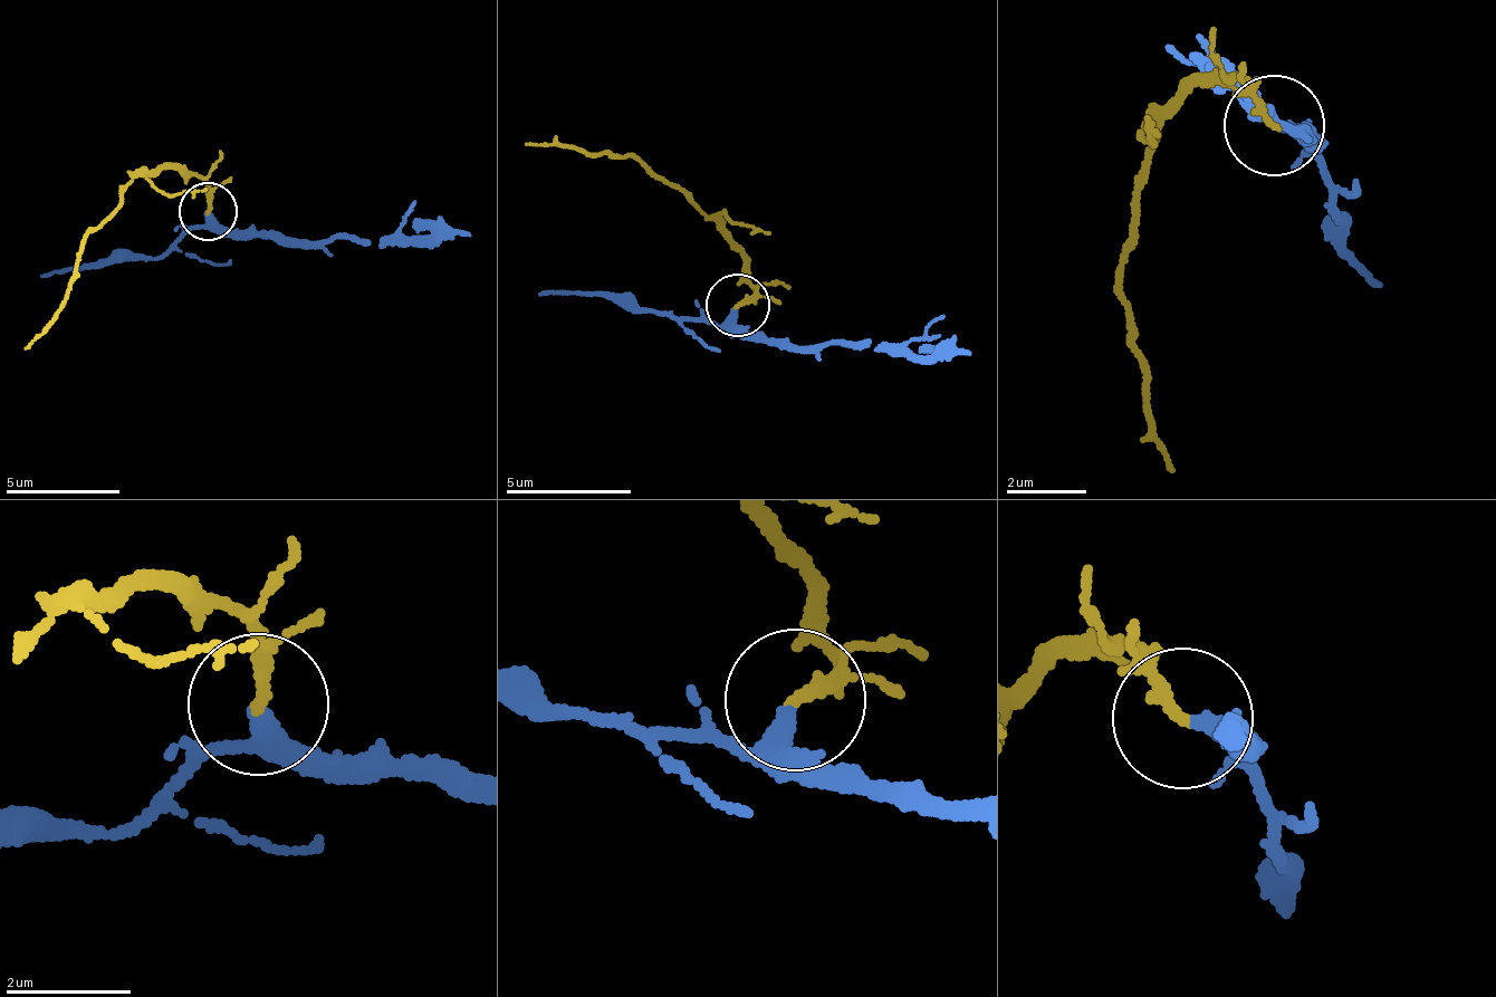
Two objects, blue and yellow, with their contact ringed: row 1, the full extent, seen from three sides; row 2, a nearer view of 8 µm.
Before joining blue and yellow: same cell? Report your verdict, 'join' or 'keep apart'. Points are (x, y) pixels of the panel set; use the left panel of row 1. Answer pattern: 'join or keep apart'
join

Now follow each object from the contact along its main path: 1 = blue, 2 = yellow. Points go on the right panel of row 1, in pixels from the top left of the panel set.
1: (1275, 126), (1306, 140), (1294, 125), (1304, 138), (1260, 116), (1209, 72)
2: (1275, 126), (1248, 80), (1189, 80), (1147, 154), (1147, 183), (1123, 258), (1119, 300), (1141, 384), (1176, 470)

